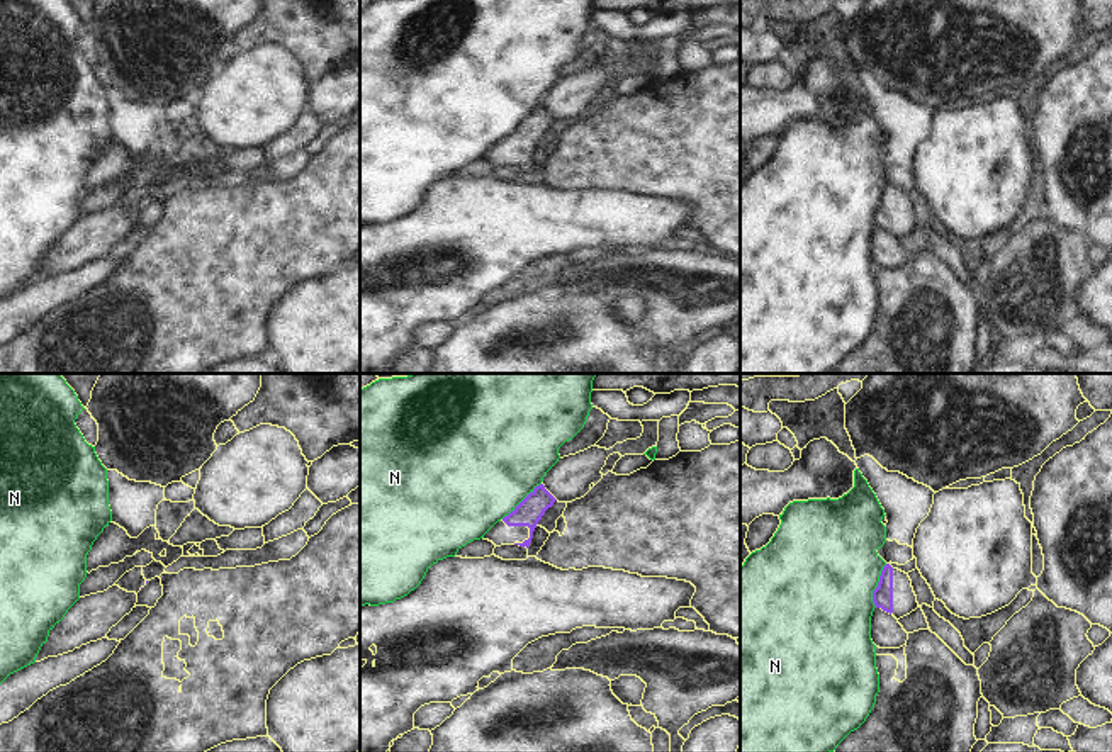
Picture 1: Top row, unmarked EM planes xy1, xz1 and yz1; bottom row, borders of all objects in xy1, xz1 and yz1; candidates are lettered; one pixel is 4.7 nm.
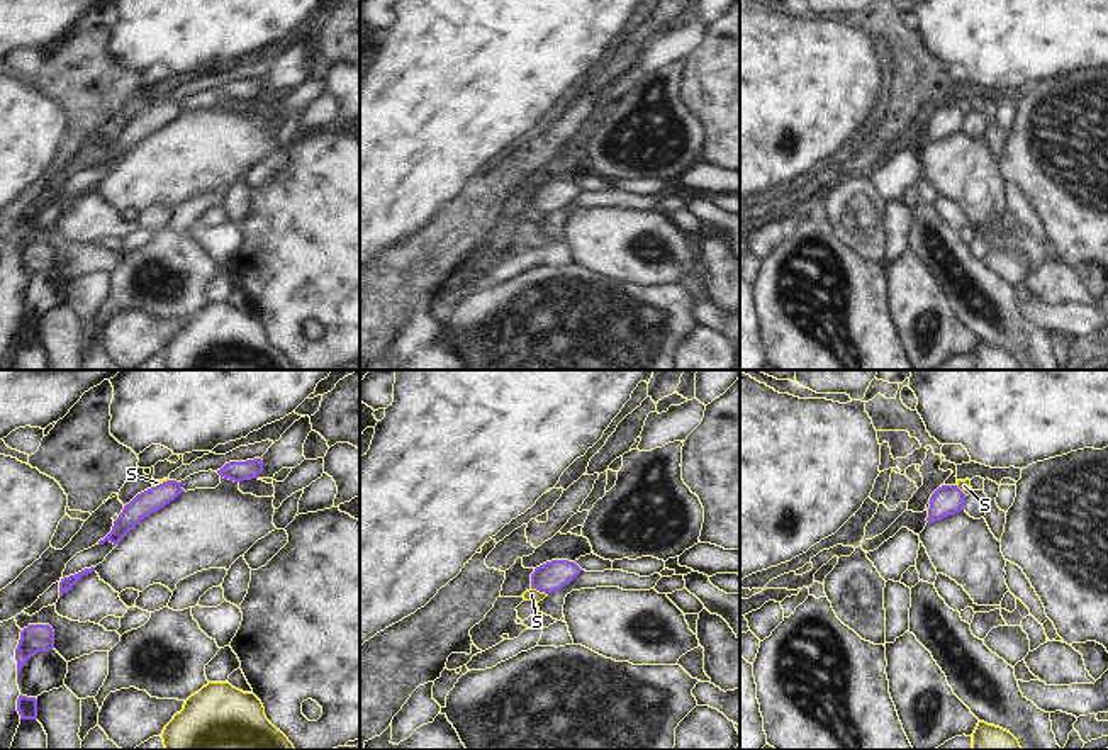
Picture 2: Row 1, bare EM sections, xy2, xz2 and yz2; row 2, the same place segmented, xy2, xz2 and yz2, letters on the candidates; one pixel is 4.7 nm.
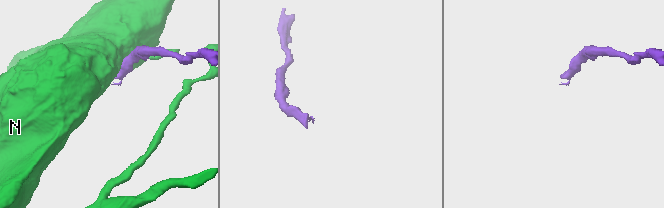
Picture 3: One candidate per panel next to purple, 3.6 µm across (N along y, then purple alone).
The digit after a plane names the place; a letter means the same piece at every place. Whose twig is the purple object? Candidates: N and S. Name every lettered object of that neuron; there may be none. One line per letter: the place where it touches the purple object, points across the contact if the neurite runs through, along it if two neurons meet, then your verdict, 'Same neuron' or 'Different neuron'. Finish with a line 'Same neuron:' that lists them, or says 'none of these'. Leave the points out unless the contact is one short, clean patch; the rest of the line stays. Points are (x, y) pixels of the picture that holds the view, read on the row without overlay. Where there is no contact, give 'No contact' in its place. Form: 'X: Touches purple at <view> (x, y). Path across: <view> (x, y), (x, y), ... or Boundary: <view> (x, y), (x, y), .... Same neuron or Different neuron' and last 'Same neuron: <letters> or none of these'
N: Touches purple at yz1 (878, 206). Different neuron
S: Touches purple at xz2 (540, 211). Boundary: xz2 (531, 207), (547, 214). Different neuron
Same neuron: none of these

